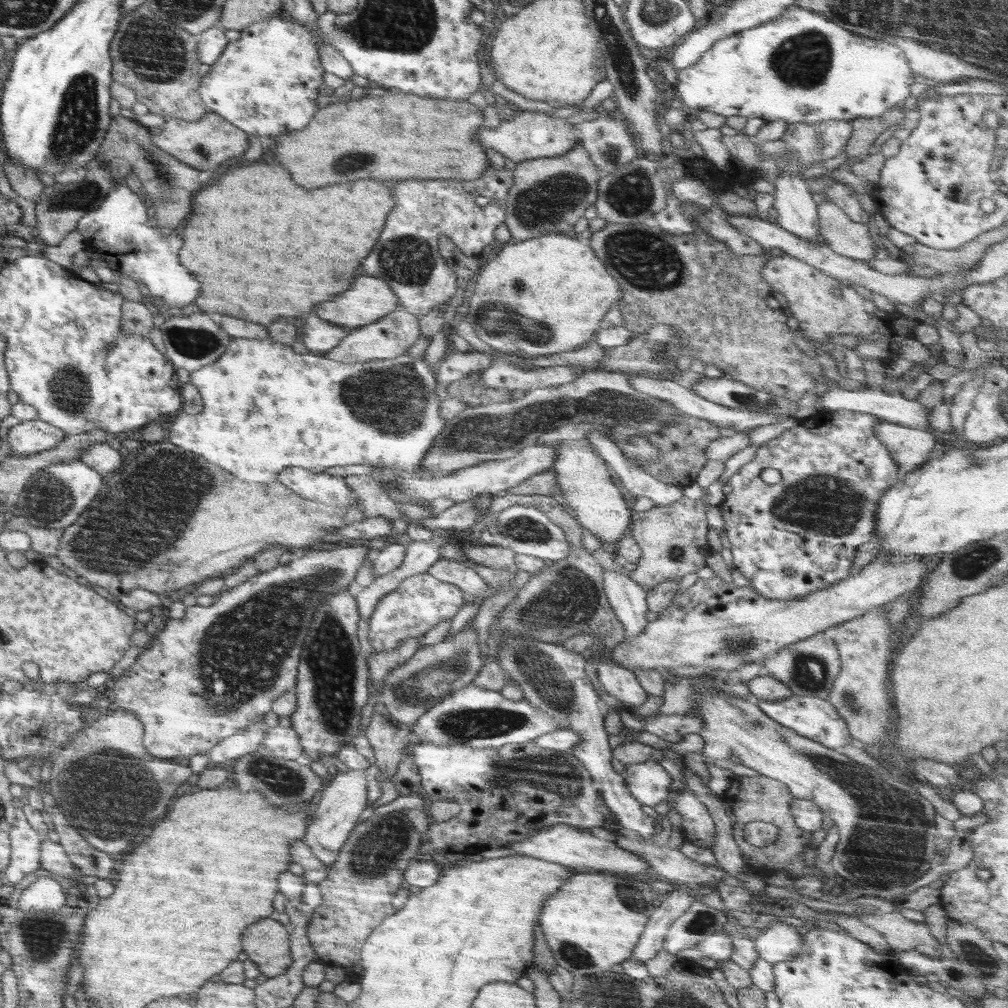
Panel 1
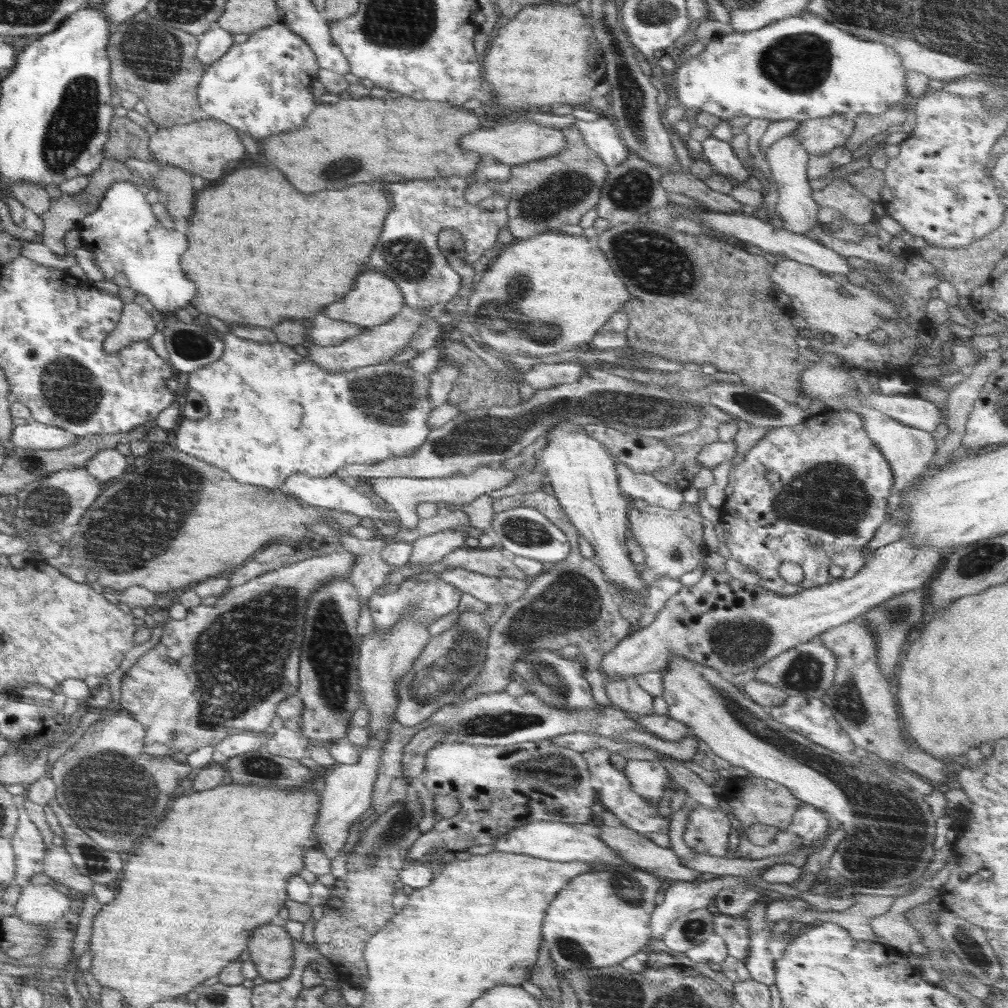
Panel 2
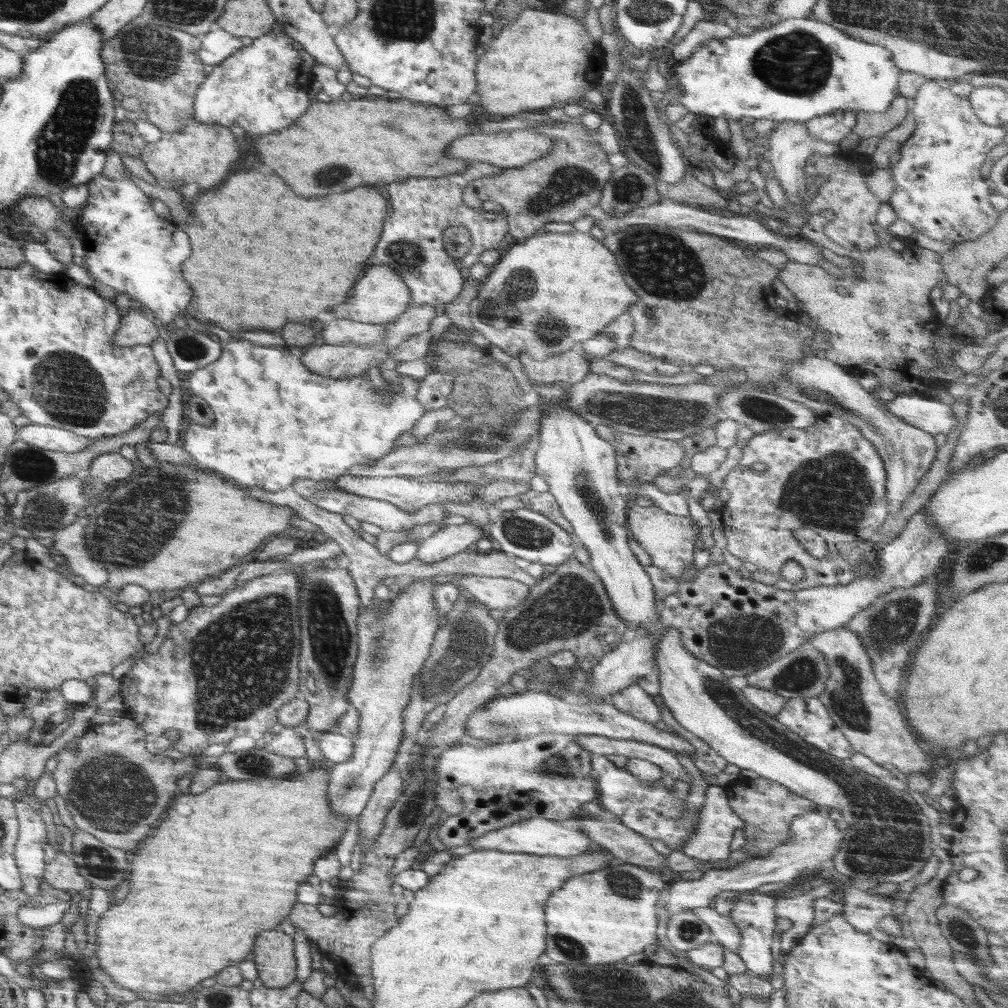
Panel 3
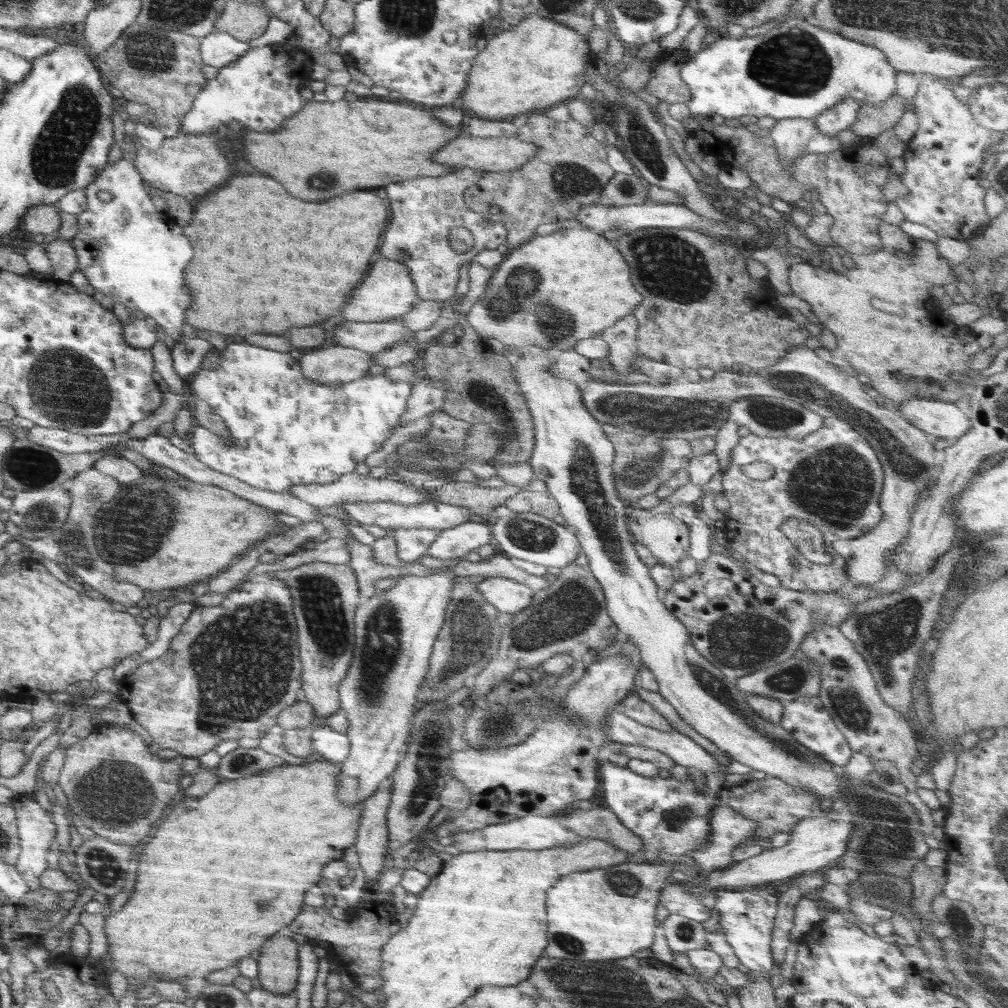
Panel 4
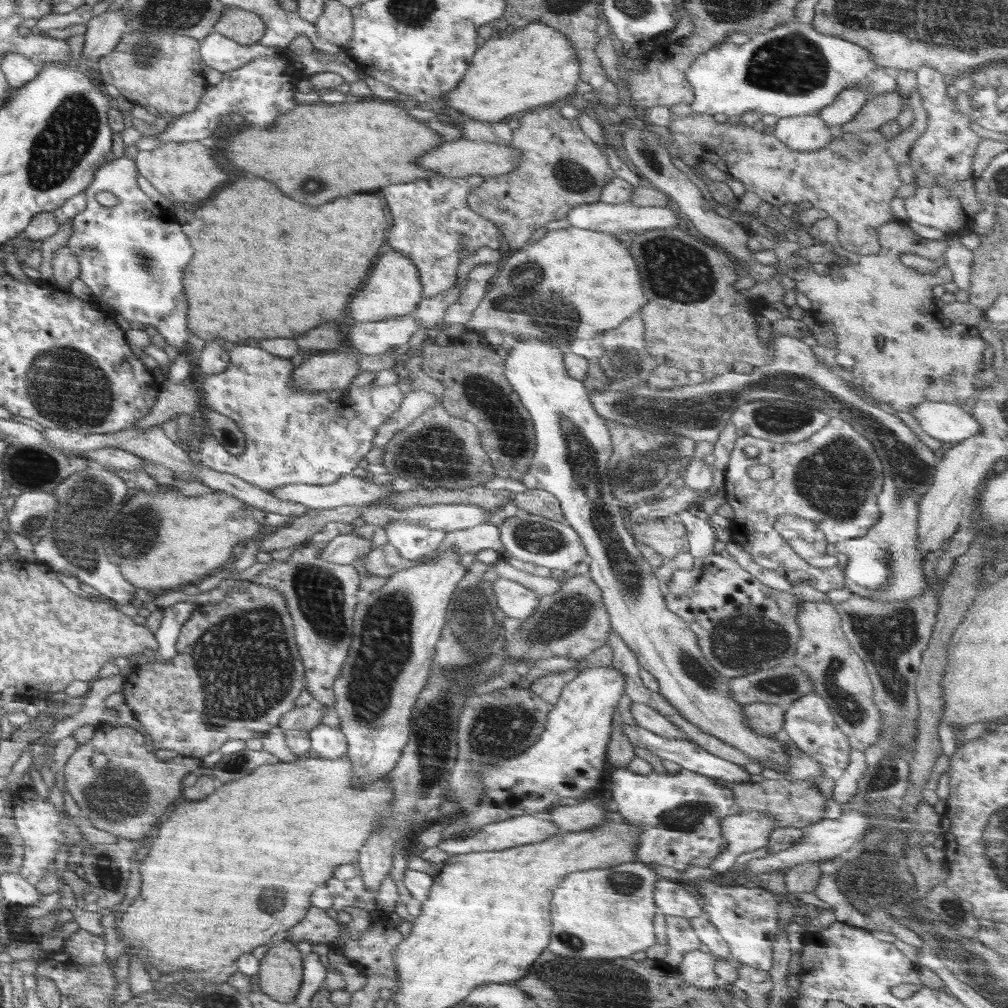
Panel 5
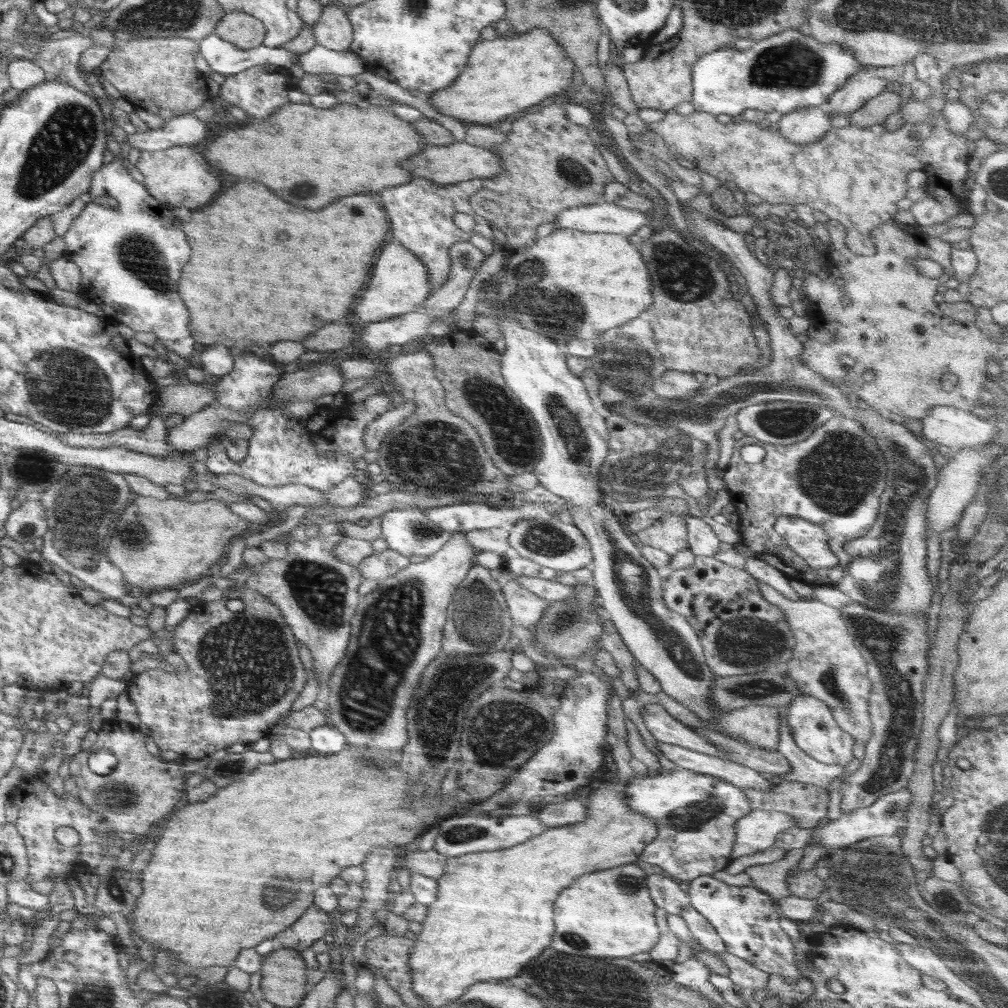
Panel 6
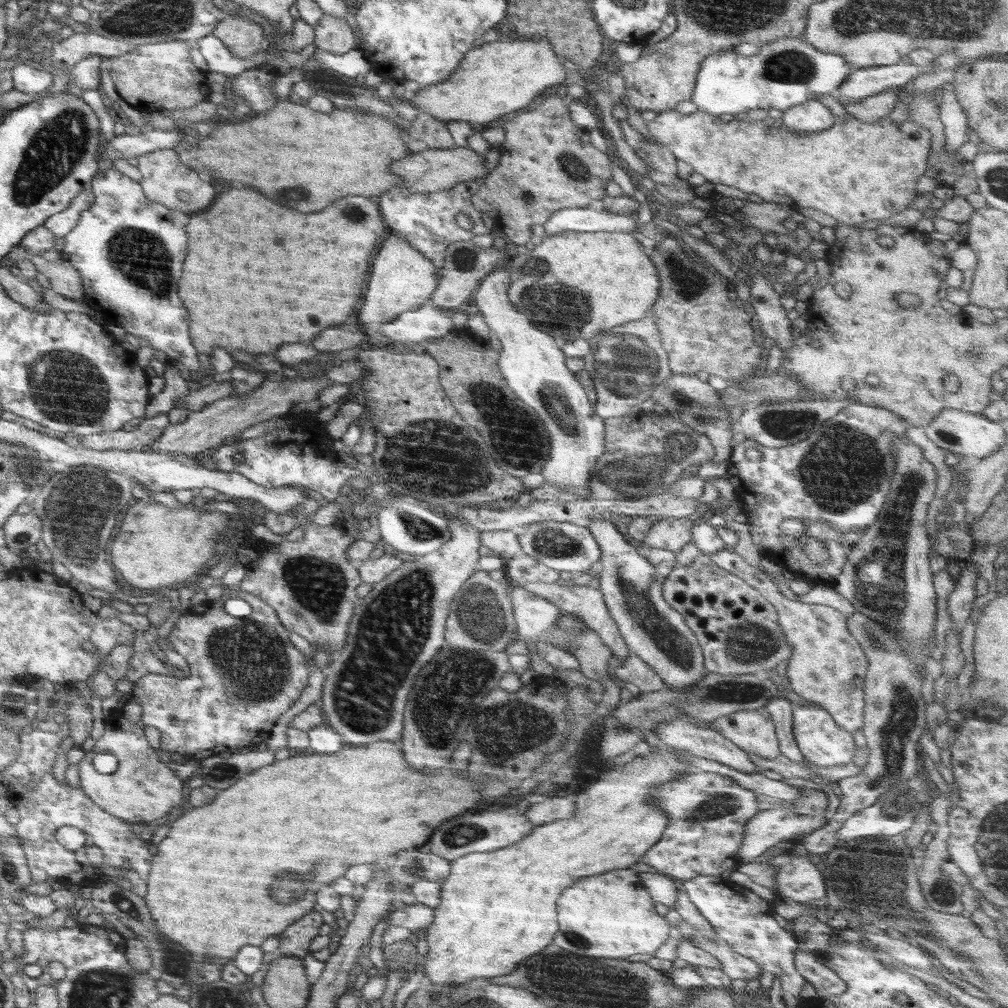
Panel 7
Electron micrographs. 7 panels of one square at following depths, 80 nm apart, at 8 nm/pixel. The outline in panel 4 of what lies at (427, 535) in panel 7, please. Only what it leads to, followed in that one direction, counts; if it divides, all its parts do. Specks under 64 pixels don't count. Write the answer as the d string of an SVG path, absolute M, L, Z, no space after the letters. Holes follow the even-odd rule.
M398 528L390 534L396 543L398 558L405 563L410 563L426 554L432 542L438 538L439 532L435 529Z

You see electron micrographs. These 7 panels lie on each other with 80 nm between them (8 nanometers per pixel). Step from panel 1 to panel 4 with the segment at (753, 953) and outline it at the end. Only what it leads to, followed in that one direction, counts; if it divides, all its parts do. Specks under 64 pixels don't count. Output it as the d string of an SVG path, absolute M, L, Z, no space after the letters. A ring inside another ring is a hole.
M671 880L659 890L658 902L670 915L679 914L701 923L708 920L712 914L702 902Z

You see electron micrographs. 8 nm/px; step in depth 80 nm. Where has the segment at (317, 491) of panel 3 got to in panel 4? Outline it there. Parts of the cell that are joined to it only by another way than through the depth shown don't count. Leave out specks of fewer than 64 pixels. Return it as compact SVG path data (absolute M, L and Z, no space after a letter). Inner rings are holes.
M377 501L374 503L340 503L336 506L344 508L346 510L344 512L348 512L350 518L356 520L360 525L377 525L386 530L387 533L398 530L398 528L435 529L442 532L477 519L469 508L452 506L452 504L442 502L424 502L424 504L418 504L418 506L404 506L392 502Z

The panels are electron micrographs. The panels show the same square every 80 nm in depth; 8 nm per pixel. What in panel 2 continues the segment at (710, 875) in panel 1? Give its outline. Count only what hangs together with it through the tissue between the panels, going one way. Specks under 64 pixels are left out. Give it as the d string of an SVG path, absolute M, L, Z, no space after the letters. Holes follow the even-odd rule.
M602 821L597 825L600 830L598 838L612 847L624 860L634 867L644 869L649 873L653 873L658 877L664 877L670 881L694 881L696 876L700 876L701 872L690 869L680 863L680 859L672 849L666 849L656 845L651 839L645 835L628 828L622 824L607 824Z

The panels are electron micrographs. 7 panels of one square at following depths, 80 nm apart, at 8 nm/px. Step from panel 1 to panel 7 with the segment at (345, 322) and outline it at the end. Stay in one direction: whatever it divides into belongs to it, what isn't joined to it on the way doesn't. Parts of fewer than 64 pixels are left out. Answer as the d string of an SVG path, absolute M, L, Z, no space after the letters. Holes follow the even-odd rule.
M391 234L385 240L372 264L364 305L358 312L360 320L356 320L360 323L382 325L394 320L399 314L416 310L431 298L437 287L438 270L422 251L416 250L400 235Z

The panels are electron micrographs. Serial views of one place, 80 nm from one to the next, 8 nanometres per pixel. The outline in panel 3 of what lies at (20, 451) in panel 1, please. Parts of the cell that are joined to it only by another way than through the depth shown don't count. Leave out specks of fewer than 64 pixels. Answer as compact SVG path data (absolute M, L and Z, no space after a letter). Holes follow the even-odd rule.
M31 423L18 427L17 438L45 450L76 453L91 445L93 439L53 426Z

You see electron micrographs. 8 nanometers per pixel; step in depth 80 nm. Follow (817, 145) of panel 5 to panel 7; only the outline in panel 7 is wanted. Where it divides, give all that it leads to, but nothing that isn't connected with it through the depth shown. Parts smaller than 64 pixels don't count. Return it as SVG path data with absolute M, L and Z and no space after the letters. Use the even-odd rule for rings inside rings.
M817 99L788 108L782 112L781 119L786 132L800 134L828 130L835 124L832 112Z

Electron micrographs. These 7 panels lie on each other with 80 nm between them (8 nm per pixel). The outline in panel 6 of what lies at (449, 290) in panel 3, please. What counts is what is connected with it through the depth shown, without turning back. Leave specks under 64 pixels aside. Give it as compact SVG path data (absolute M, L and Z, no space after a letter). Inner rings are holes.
M416 177L400 186L387 187L388 190L384 190L380 194L380 198L382 198L380 202L389 215L392 241L407 247L426 266L431 294L450 278L452 265L450 265L449 248L457 242L468 242L472 239L472 234L466 233L454 223L452 219L454 214L458 214L458 212L470 214L475 220L472 232L491 240L493 244L498 244L494 235L492 235L490 222L476 214L469 201L470 197L482 188L482 185L483 179L479 178L440 186L433 184L431 179Z

